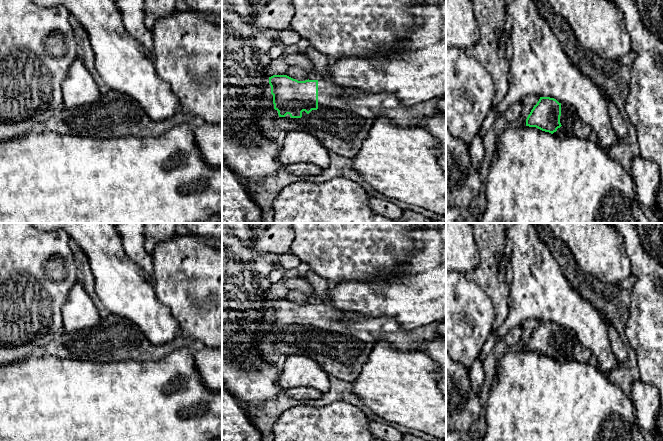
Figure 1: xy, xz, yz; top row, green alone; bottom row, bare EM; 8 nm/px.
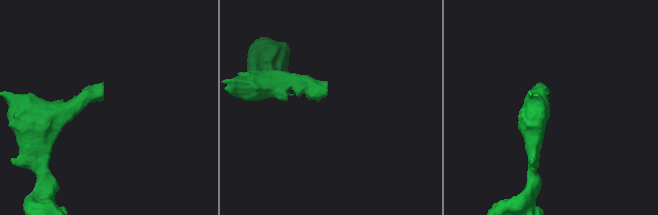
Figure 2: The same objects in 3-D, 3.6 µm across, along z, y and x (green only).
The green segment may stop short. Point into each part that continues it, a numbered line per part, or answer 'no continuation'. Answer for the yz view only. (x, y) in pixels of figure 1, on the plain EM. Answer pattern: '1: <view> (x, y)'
1: yz (572, 349)

